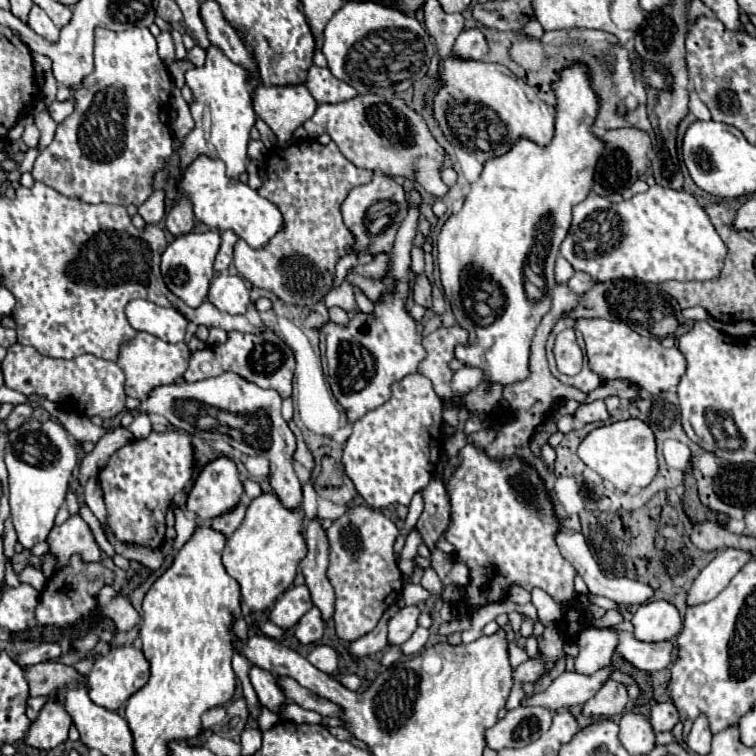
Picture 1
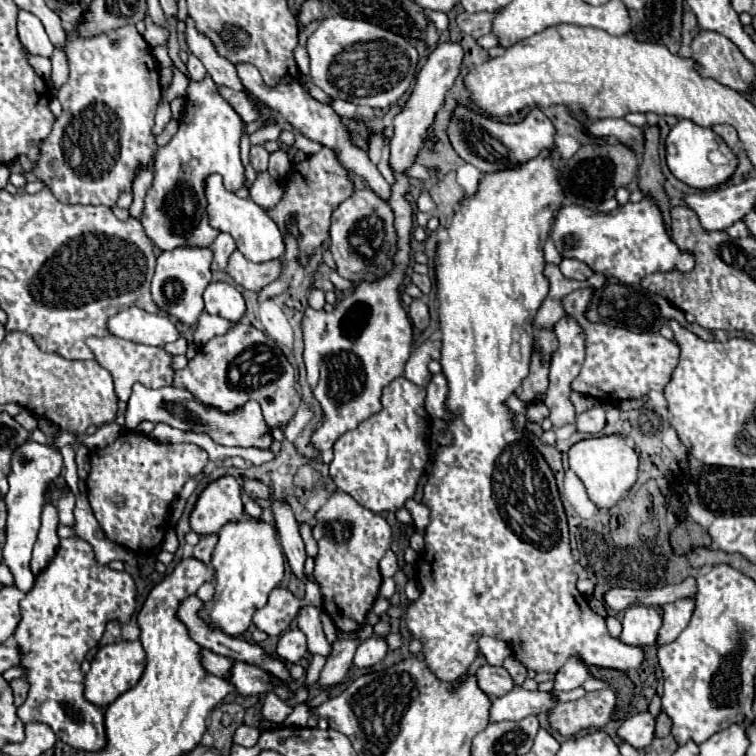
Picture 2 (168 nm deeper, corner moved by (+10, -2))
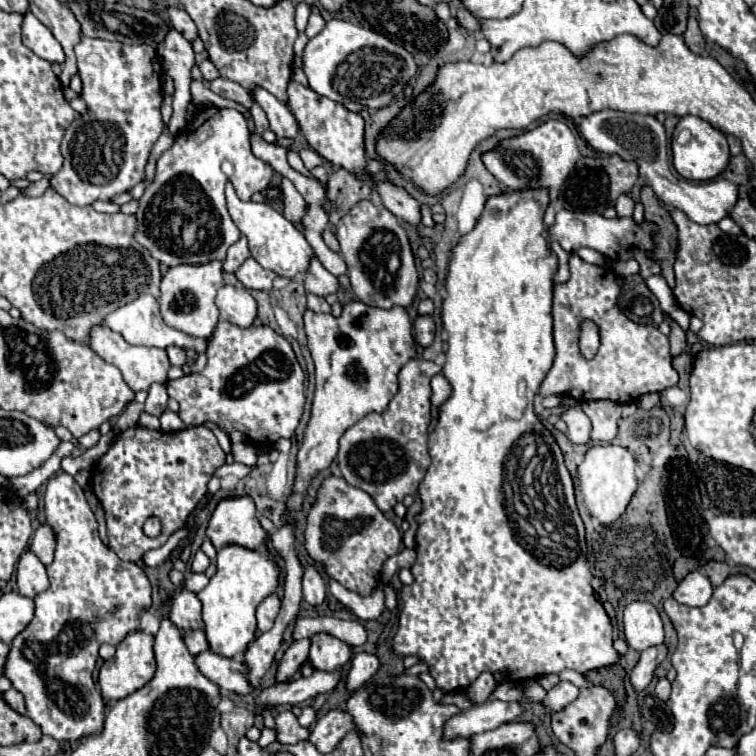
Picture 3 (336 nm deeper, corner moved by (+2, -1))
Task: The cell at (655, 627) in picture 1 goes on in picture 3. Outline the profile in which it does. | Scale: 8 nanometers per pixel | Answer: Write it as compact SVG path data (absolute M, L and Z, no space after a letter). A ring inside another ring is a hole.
M631 602L623 612L623 632L629 648L643 652L649 646L663 644L663 622L649 602Z

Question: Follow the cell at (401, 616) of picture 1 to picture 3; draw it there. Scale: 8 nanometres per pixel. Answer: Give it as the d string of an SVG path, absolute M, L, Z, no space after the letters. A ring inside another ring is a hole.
M365 652L357 654L351 660L351 668L349 668L347 676L345 676L345 688L349 692L359 690L363 684L367 684L373 678L377 668L379 668L379 660L377 660L375 654L365 654Z

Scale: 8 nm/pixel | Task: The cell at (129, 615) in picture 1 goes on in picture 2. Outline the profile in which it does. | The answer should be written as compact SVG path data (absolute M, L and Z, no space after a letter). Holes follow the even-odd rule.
M109 621L101 639L101 645L109 645L109 643L119 643L121 641L121 623L119 621Z

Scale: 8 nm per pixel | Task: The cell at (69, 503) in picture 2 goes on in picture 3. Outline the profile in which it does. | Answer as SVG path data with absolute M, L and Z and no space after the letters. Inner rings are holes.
M59 472L57 476L53 476L53 478L47 482L43 500L45 500L45 502L43 502L43 506L45 506L45 524L55 532L55 542L57 542L57 546L55 546L55 560L47 566L47 576L49 576L51 586L49 586L47 592L43 592L41 596L35 598L35 618L33 618L33 620L29 622L29 626L27 626L21 634L17 634L17 638L13 640L11 650L9 650L9 658L7 658L7 662L5 662L5 670L3 670L3 672L5 672L5 678L11 680L13 688L15 688L17 692L23 694L23 698L25 698L25 708L27 708L27 716L29 716L35 724L39 724L39 726L43 728L43 734L45 734L45 736L51 736L51 738L55 738L57 742L63 742L63 740L79 740L79 738L83 738L83 736L97 734L97 732L101 730L101 726L103 726L103 710L105 710L105 704L103 704L103 698L101 698L101 694L97 692L95 682L93 682L93 668L95 668L95 664L97 664L97 652L99 652L101 644L117 646L131 630L137 630L137 628L139 628L139 618L141 618L141 614L151 606L151 584L149 584L145 572L143 572L137 564L119 560L117 554L115 554L113 550L109 550L109 548L101 542L101 538L99 538L99 534L97 534L97 520L95 520L95 516L93 516L93 510L91 510L91 506L87 504L83 490L81 490L81 486L77 486L77 482L73 480L73 476L69 476L69 474L65 474L65 472Z

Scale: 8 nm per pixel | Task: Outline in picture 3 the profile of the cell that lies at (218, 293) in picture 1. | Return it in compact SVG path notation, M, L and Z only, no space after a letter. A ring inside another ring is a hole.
M223 286L217 292L217 308L221 320L233 322L235 326L249 328L257 316L257 304L247 288L243 286Z

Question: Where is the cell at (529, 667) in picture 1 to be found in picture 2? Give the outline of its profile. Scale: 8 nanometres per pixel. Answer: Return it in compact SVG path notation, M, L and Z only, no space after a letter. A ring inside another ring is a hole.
M493 665L481 667L477 671L477 681L479 681L479 687L489 697L501 697L515 687L515 683L505 667L493 667Z

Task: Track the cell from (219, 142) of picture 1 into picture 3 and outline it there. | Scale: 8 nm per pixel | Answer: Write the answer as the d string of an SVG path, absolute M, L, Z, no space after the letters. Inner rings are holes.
M211 108L207 114L197 114L191 120L187 132L181 132L173 146L165 150L157 158L157 172L155 178L147 184L143 196L139 198L139 208L135 212L137 218L137 232L135 238L141 246L149 250L149 254L165 268L173 268L179 264L193 264L201 266L211 260L225 260L227 250L233 242L239 240L239 230L235 224L223 224L223 190L225 184L231 182L237 196L241 200L251 200L255 192L263 192L273 178L273 168L267 162L261 162L251 152L247 120L239 110L231 108ZM225 164L231 164L231 174L225 172Z

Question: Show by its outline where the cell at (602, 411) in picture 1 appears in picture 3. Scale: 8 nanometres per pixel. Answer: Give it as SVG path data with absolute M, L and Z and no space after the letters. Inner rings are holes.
M611 400L581 402L581 410L591 418L593 442L611 442L617 434L617 420L621 418L621 404Z

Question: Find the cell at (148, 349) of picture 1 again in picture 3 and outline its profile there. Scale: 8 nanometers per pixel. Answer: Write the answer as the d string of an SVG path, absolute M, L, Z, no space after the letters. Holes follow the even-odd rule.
M105 324L93 326L93 330L89 332L89 348L95 350L105 362L117 366L125 378L125 382L129 384L131 390L139 392L139 390L149 390L151 384L159 382L165 384L167 382L167 372L169 372L169 358L165 354L165 350L161 348L147 348L147 346L133 346L129 342L125 342L125 338L121 338L121 334L109 330Z

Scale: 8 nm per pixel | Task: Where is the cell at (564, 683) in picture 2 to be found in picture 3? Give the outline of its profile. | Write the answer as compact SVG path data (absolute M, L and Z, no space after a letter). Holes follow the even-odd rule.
M559 682L557 686L553 686L549 692L547 692L547 696L545 696L545 700L541 702L551 714L555 714L555 712L561 712L567 704L571 704L575 698L579 696L579 688L577 686L573 686L571 682Z

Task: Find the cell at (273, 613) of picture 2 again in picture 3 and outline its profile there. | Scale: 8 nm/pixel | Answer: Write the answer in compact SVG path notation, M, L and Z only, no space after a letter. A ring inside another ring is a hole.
M275 594L267 596L257 606L257 628L259 628L259 632L265 632L265 630L271 630L273 628L275 616L279 614L279 608L281 608L281 600Z

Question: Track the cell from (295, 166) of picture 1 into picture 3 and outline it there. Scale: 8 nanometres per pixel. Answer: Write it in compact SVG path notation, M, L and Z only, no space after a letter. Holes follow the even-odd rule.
M247 258L243 262L243 266L235 272L235 276L245 288L249 288L249 290L267 290L267 292L271 290L273 280L277 278L275 272L261 268L261 264L255 258Z

